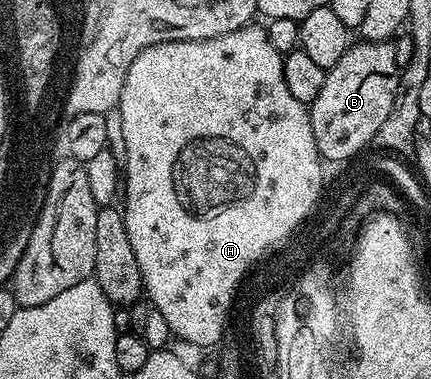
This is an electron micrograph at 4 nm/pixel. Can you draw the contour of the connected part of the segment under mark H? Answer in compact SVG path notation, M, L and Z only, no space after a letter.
M250 25L248 27L240 27L237 31L232 31L226 35L220 35L214 39L175 39L172 43L157 43L153 47L148 47L146 51L141 51L139 57L135 57L135 61L131 65L131 69L127 73L127 81L125 88L121 94L119 104L119 112L121 111L121 139L125 142L125 159L123 155L123 195L125 191L125 207L123 206L123 214L126 223L127 237L130 238L131 248L135 251L135 258L139 263L139 270L142 274L144 283L144 294L147 296L148 302L151 304L152 310L158 315L161 314L161 319L182 339L185 343L194 343L197 347L213 347L216 348L222 342L222 338L227 331L229 317L234 310L233 294L237 291L237 286L241 283L241 278L248 273L252 268L258 266L259 257L263 257L265 247L270 248L270 244L275 243L281 236L285 236L290 227L293 227L297 220L301 219L305 212L309 211L309 207L313 206L313 200L317 198L317 188L320 187L320 182L325 178L325 171L322 171L323 160L319 149L315 145L315 133L311 129L311 121L309 120L309 108L306 104L295 101L294 94L287 87L285 80L285 60L282 53L277 51L269 40L269 35L264 26Z

